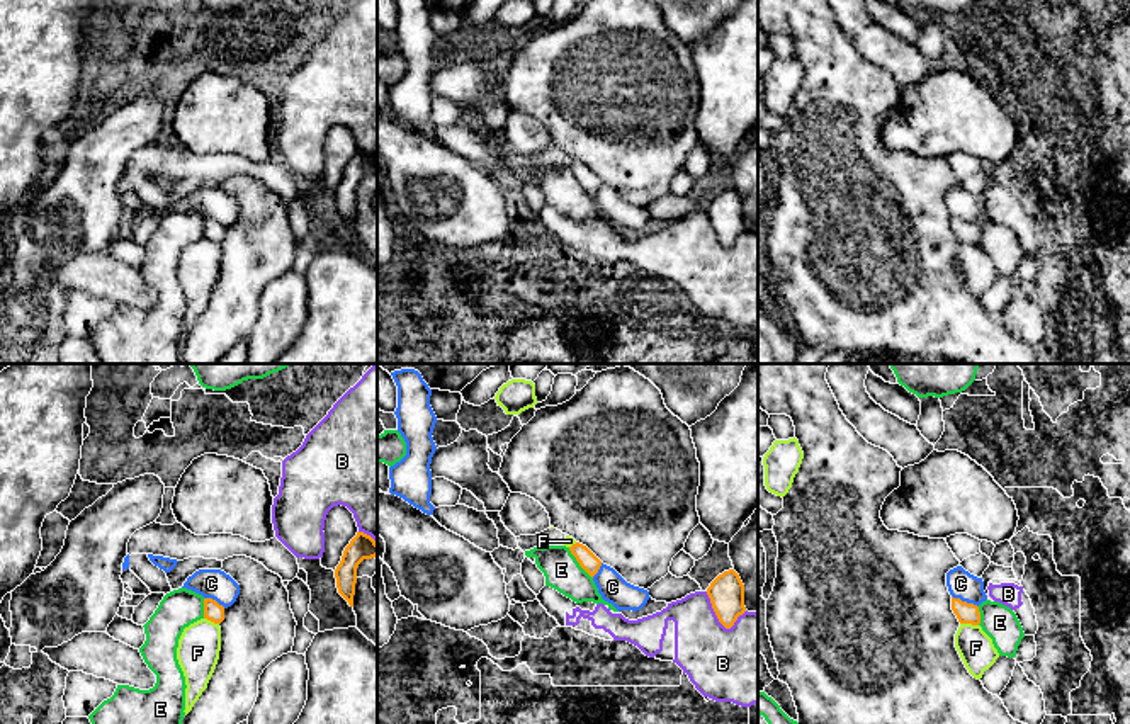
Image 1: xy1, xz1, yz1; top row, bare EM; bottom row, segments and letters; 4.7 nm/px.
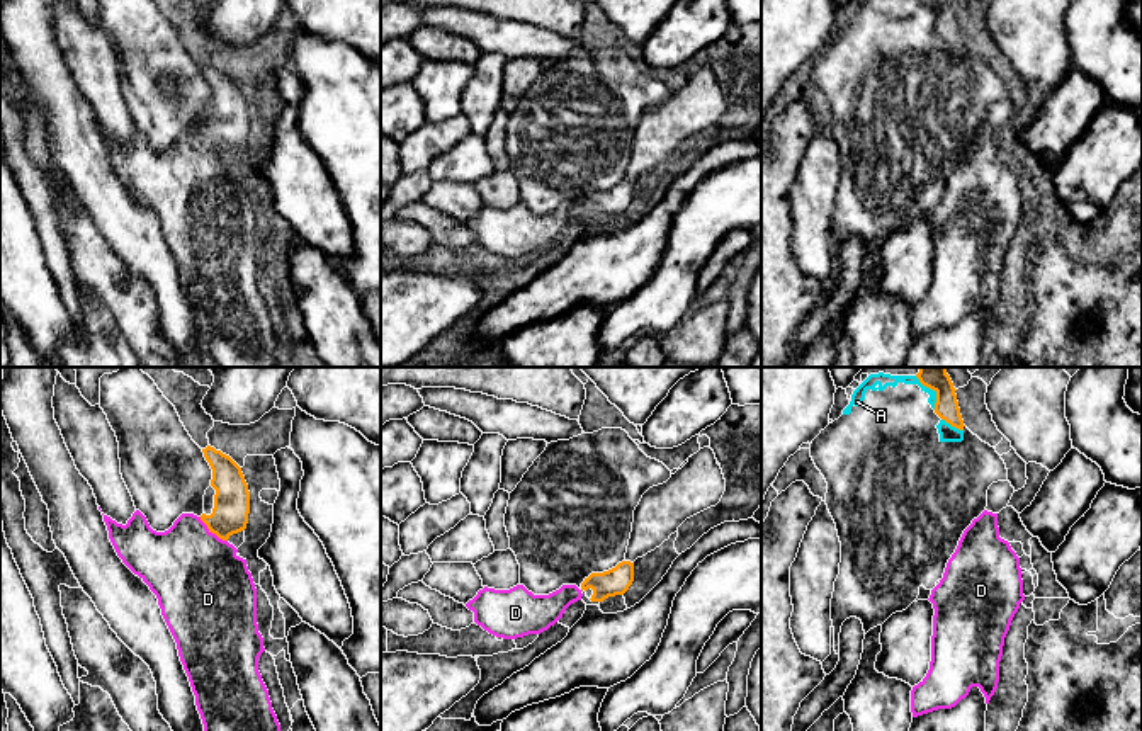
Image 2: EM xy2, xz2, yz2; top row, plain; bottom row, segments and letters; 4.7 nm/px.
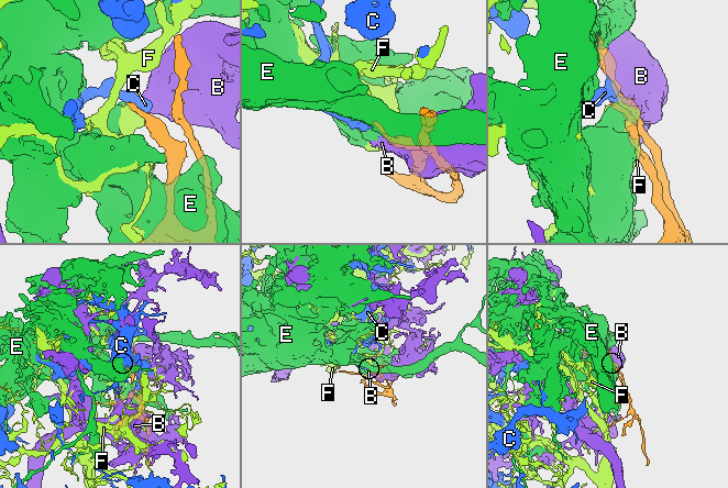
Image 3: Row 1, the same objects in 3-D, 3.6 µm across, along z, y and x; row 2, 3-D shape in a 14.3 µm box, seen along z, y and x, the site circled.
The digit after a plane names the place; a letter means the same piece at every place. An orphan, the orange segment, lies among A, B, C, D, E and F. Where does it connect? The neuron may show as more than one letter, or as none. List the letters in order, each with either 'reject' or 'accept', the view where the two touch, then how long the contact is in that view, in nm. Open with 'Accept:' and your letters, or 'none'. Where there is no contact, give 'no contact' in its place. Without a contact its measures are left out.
Accept: D
A: reject; meets orange in yz2; contact 120 nm long
B: reject; meets orange in xz1; contact 220 nm long
C: reject; meets orange in yz1; contact 140 nm long
D: accept; meets orange in xy2; contact 180 nm long
E: reject; meets orange in xz1; contact 190 nm long
F: reject; meets orange in yz1; contact 90 nm long

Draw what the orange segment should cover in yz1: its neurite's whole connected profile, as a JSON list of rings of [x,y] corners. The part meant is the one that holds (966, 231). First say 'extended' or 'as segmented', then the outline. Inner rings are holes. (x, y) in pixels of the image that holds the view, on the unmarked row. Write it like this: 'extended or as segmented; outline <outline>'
as segmented; outline [[[952,216],[952,229],[957,235],[960,243],[980,243],[979,226],[974,223],[962,221],[960,218]]]

